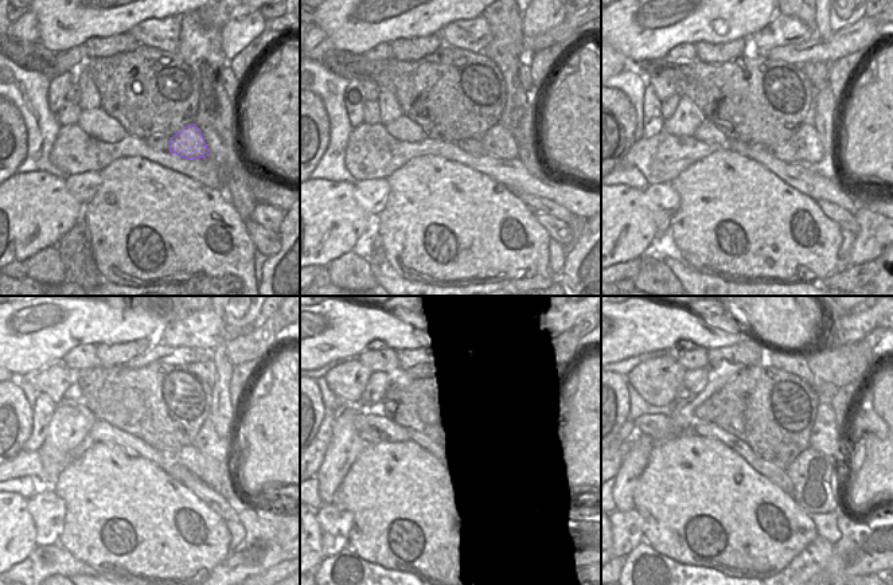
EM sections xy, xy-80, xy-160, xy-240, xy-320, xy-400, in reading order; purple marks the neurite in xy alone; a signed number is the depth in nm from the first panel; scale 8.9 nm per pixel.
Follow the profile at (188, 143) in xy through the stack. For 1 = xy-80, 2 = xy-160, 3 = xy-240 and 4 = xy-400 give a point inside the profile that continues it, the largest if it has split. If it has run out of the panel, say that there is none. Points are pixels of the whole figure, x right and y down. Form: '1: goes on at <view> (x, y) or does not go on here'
1: goes on at xy-80 (498, 141)
2: goes on at xy-160 (806, 141)
3: goes on at xy-240 (207, 440)
4: goes on at xy-400 (826, 435)

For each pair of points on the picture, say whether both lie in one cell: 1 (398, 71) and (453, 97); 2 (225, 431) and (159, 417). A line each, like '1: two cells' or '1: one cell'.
1: one cell
2: two cells

